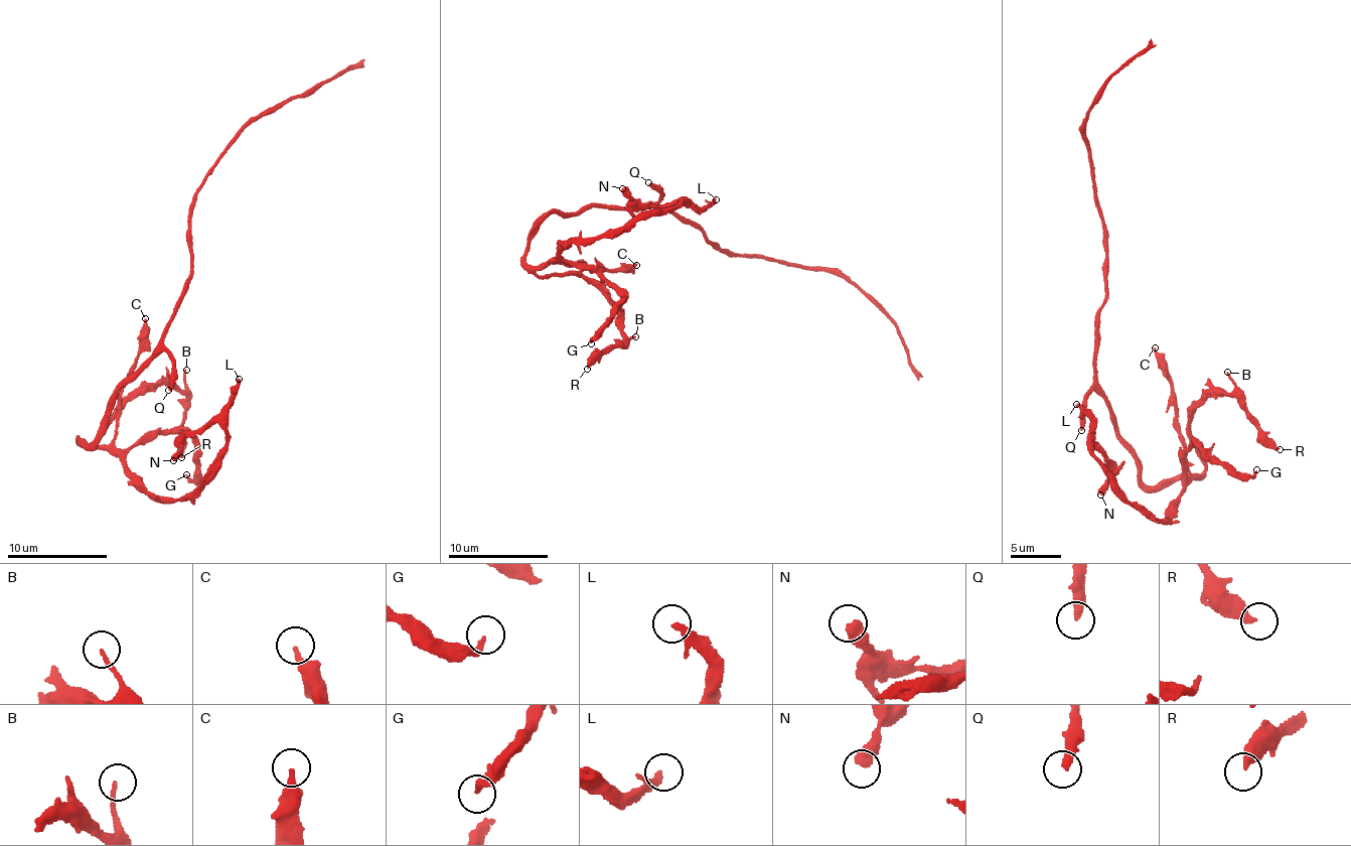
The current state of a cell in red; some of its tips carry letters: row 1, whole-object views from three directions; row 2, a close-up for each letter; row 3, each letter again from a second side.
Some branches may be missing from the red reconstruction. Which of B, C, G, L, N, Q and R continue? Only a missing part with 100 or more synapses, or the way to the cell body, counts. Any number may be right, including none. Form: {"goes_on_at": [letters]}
{"goes_on_at": []}

